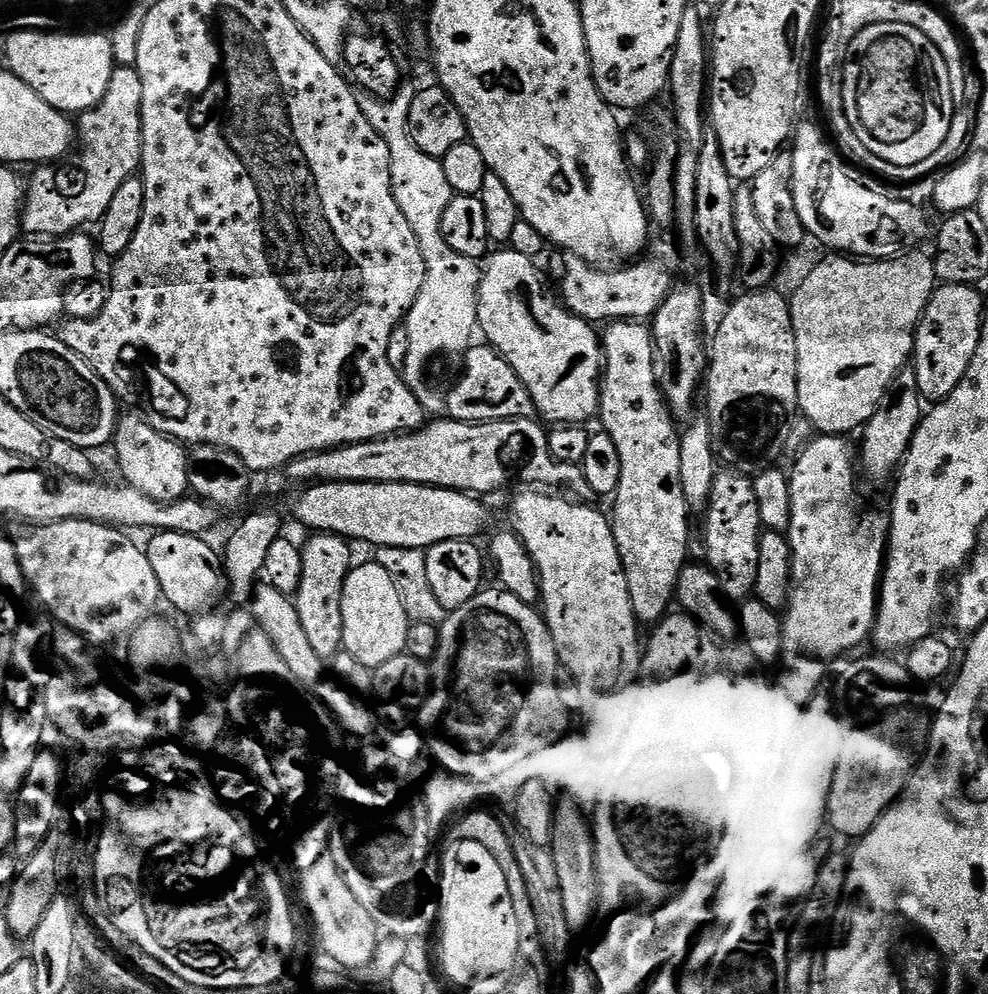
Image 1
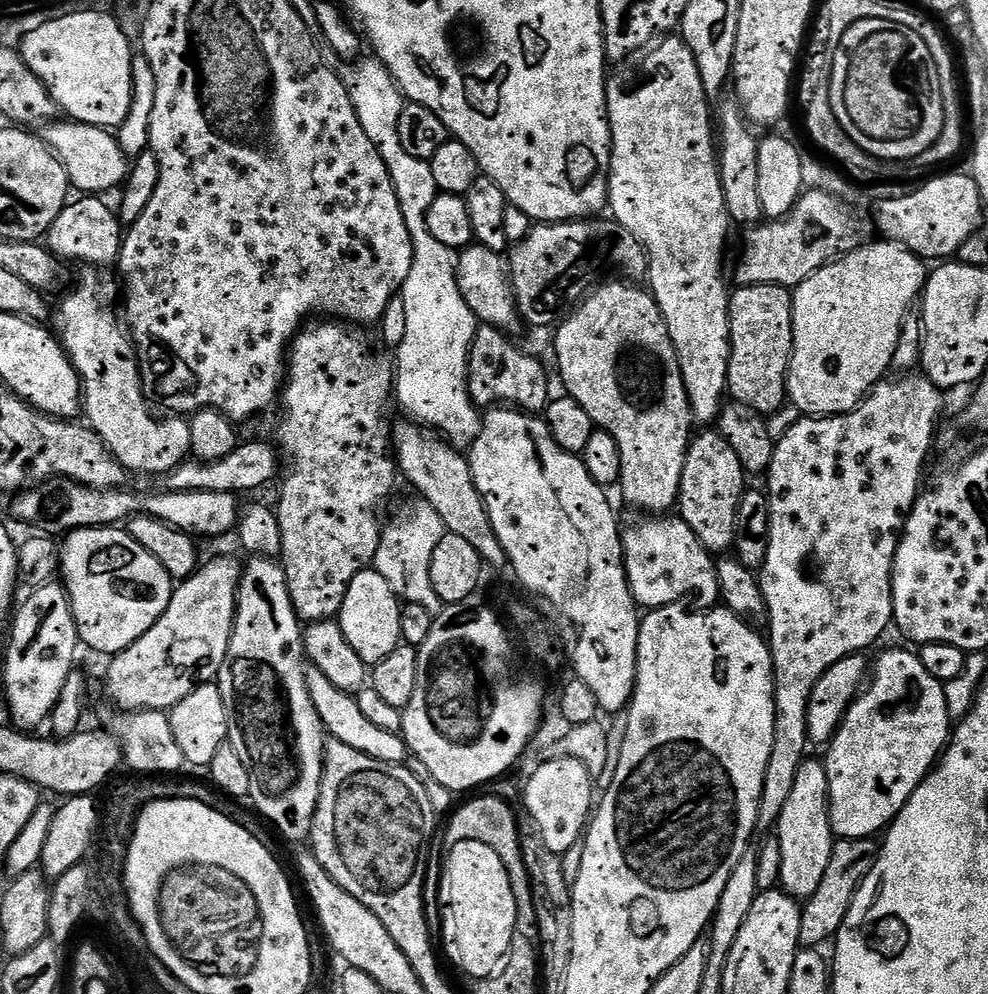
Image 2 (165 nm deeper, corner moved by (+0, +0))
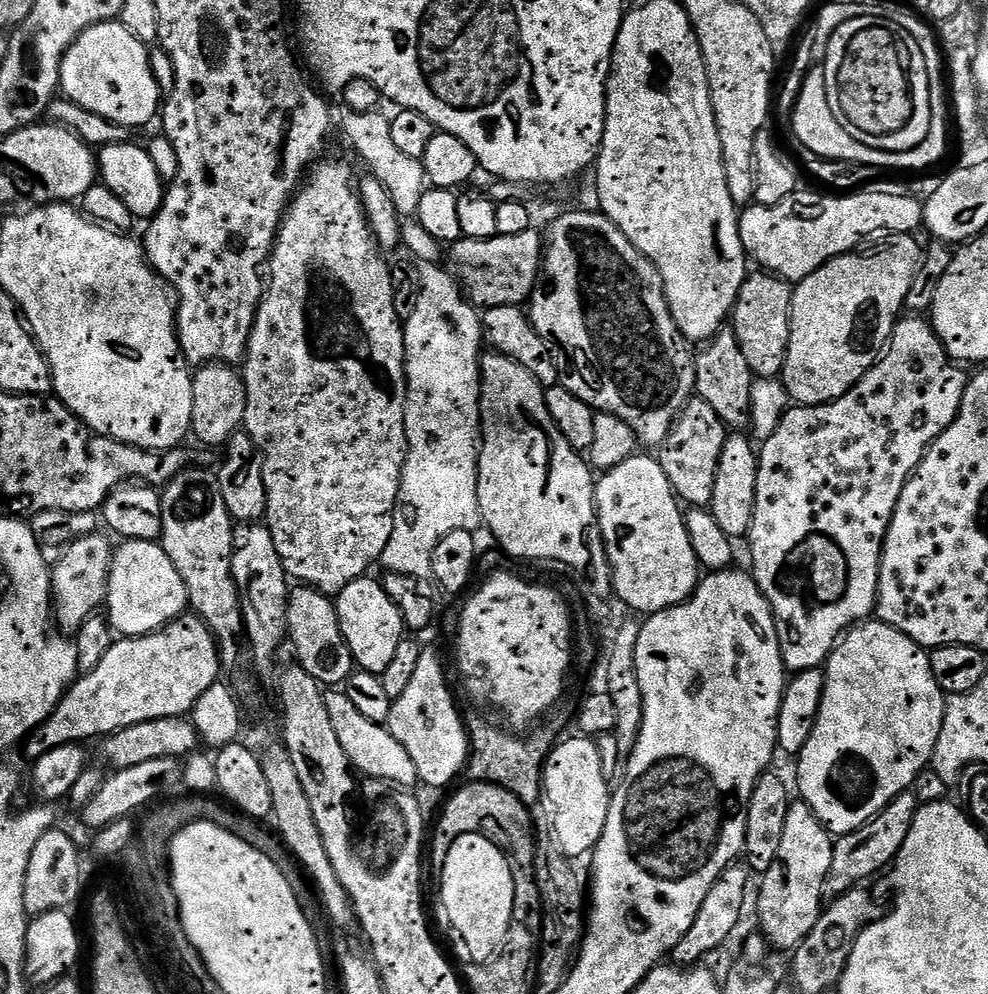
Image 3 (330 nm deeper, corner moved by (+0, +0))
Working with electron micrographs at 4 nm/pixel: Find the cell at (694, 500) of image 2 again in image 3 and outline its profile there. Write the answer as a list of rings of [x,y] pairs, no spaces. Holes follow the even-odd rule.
[[[693,398],[676,417],[672,433],[664,441],[664,453],[658,459],[666,478],[670,478],[673,492],[685,505],[708,508],[714,498],[716,471],[722,458],[722,446],[726,446],[730,429],[718,418],[718,414],[702,399]]]

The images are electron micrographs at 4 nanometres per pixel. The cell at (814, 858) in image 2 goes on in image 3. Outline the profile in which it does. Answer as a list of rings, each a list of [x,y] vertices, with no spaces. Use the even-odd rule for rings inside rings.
[[[793,802],[786,814],[786,830],[774,866],[763,873],[760,901],[754,910],[760,915],[759,931],[773,949],[795,950],[814,930],[825,907],[824,883],[830,874],[834,840],[827,828],[803,802]]]

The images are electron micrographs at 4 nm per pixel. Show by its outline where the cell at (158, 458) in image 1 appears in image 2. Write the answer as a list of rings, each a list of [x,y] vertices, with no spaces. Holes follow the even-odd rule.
[[[84,270],[84,273],[80,276],[80,281],[76,284],[76,289],[74,289],[74,284],[71,291],[63,297],[65,300],[60,304],[60,332],[58,331],[58,339],[60,343],[64,345],[64,351],[67,352],[68,357],[71,358],[72,365],[76,368],[76,372],[80,376],[80,383],[82,385],[82,412],[85,417],[88,415],[87,423],[104,439],[104,445],[106,445],[109,452],[116,457],[116,461],[118,461],[123,468],[128,469],[129,473],[136,474],[136,472],[145,472],[148,476],[157,476],[157,478],[160,478],[169,472],[173,472],[178,465],[183,464],[185,460],[189,459],[192,450],[190,446],[190,423],[187,419],[155,420],[155,418],[152,417],[152,412],[148,409],[147,402],[144,401],[144,384],[140,381],[140,364],[136,361],[136,352],[138,353],[137,345],[134,343],[129,329],[122,323],[121,317],[119,320],[119,318],[116,317],[115,310],[112,309],[116,304],[116,295],[121,295],[122,288],[115,275],[113,275],[114,277],[107,276],[104,272],[107,271]]]

